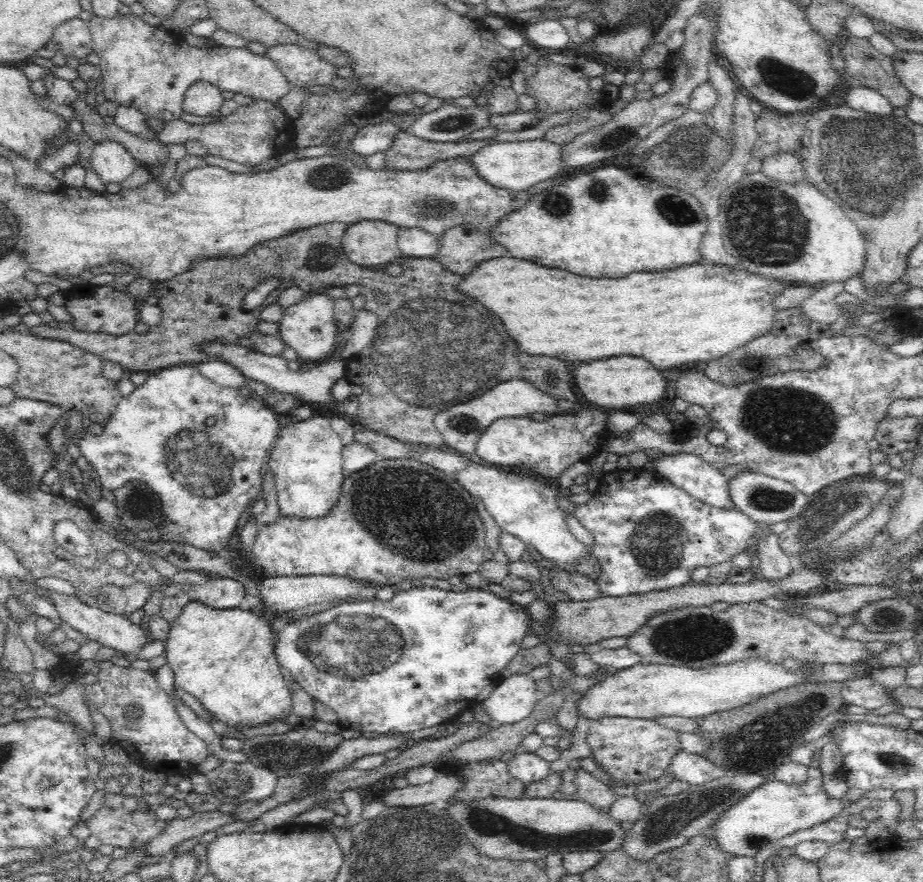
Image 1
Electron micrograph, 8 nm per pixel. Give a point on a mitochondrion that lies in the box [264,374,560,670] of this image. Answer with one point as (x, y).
(406, 511)

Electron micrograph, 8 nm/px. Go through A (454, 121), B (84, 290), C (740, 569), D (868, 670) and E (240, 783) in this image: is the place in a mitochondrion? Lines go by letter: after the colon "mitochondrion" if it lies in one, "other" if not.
A: mitochondrion
B: other
C: other
D: other
E: mitochondrion

